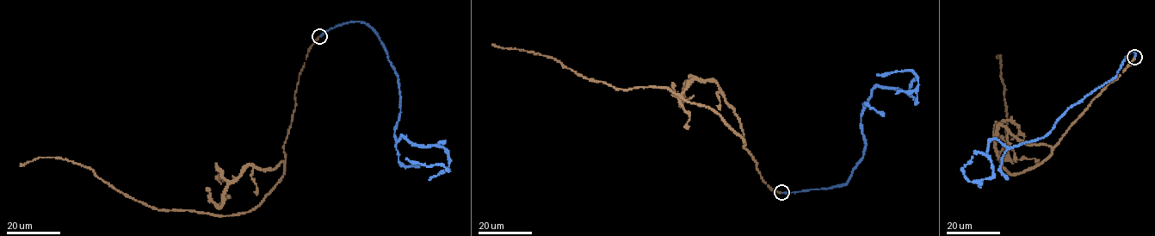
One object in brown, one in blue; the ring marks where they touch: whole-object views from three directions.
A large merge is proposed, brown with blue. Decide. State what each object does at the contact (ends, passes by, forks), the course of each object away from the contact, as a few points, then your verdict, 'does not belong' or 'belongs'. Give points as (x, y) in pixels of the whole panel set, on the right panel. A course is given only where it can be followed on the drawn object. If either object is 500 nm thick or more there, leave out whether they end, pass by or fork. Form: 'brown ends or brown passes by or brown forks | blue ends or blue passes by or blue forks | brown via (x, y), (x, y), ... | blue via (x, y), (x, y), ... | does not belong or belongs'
brown ends | blue ends | brown via (1134, 58), (1071, 127), (1053, 152), (1034, 166), (1011, 175), (998, 158), (1008, 140), (1001, 55), (996, 58) | blue via (1134, 57), (1043, 137), (1011, 146), (994, 139), (990, 177), (966, 178), (973, 156) | belongs

